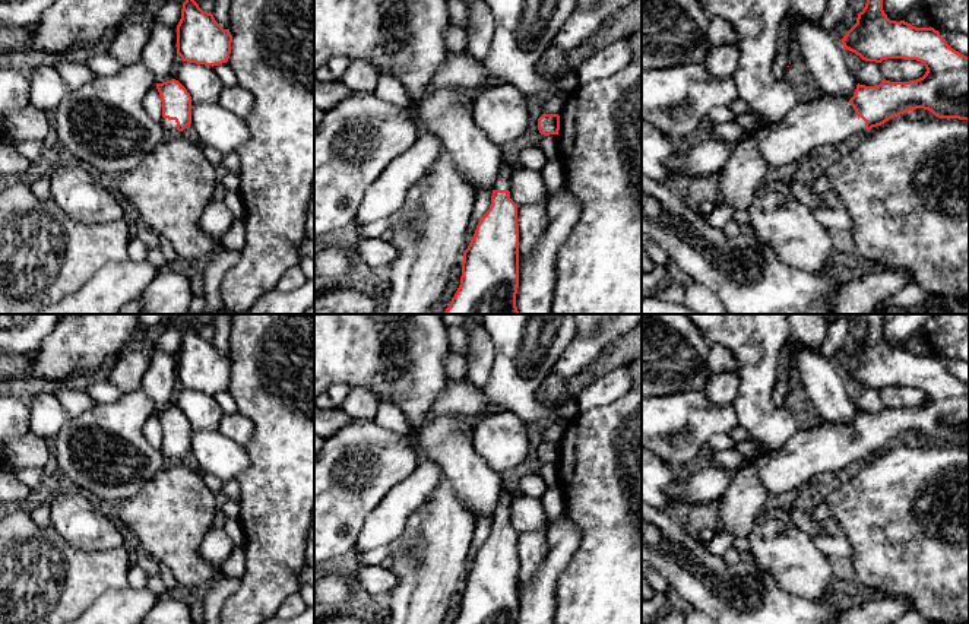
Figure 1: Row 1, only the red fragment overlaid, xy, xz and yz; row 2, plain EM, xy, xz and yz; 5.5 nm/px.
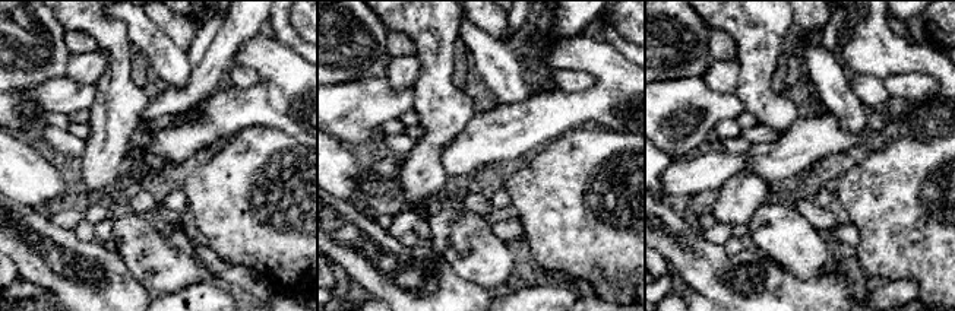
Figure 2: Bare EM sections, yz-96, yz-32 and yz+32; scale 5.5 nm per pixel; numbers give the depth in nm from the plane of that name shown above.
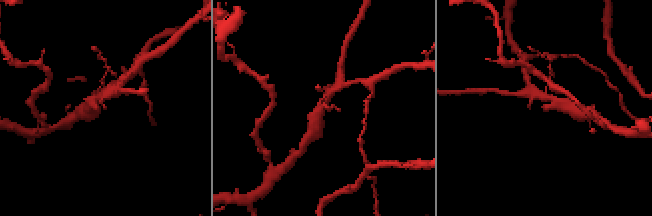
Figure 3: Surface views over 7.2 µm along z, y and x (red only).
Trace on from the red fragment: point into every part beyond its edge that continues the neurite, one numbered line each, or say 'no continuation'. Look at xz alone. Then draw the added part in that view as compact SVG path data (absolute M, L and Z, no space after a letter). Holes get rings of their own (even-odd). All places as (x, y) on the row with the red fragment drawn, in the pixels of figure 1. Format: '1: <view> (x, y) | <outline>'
1: xz (503, 180) | M501 161L500 174L494 183L493 190L509 190L510 189L510 174L512 174L512 165L507 165Z

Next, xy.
1: xy (170, 126) | M161 118L161 123L159 123L162 127L164 127L164 130L167 132L167 133L171 133L172 136L178 136L178 134L181 134L183 132L178 132L177 130L177 123L175 123L175 120L168 120L168 118Z

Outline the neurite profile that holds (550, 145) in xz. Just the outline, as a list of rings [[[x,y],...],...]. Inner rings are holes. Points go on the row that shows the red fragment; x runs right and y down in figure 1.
[[[557,134],[544,136],[539,148],[544,152],[547,161],[554,159],[555,156],[558,156],[560,151],[558,136]]]

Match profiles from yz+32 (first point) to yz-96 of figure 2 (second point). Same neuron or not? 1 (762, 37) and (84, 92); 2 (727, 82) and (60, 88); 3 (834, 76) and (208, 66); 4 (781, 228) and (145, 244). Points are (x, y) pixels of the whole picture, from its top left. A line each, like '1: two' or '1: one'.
1: two
2: two
3: two
4: one

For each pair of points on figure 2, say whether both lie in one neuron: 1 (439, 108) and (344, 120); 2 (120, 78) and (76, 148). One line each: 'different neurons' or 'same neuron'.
1: different neurons
2: different neurons

